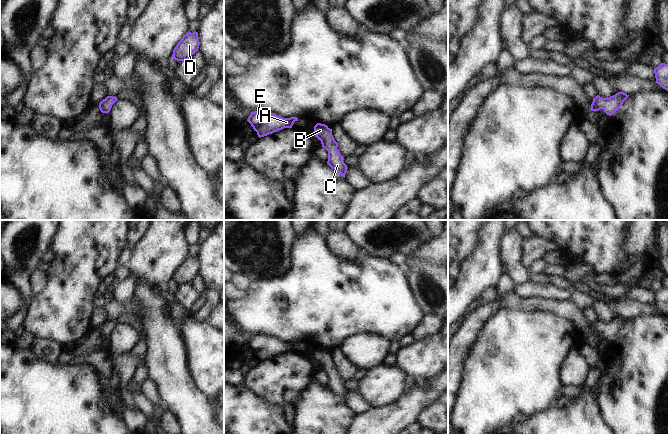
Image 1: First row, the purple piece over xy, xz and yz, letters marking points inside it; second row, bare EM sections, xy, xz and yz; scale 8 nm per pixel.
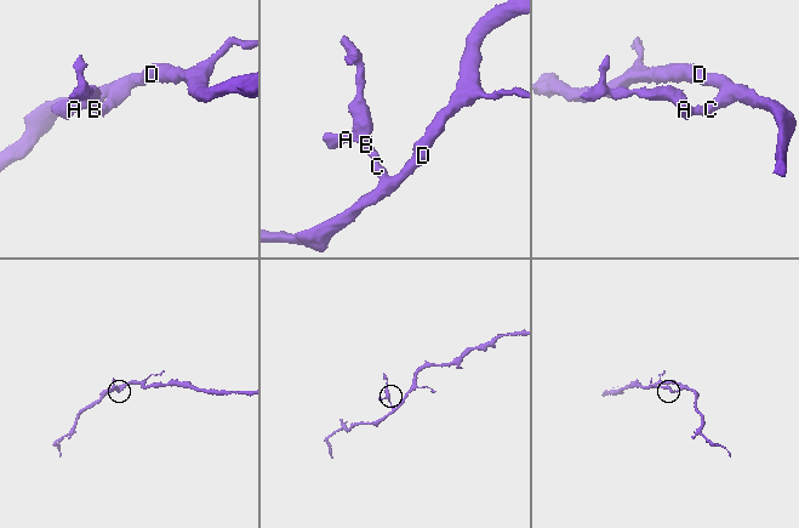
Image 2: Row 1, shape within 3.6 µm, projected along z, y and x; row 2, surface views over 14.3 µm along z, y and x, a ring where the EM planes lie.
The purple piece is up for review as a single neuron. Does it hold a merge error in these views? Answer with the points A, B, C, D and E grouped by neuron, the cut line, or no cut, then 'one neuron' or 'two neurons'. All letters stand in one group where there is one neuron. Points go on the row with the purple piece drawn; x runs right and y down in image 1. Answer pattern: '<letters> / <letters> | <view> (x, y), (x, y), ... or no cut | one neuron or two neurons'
A B C D E | no cut | one neuron

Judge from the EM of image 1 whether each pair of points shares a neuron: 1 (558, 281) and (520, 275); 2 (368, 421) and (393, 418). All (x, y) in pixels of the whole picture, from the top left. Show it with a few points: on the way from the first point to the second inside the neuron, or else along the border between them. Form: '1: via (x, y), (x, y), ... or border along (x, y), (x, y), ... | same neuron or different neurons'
1: border along (529, 273), (531, 280) | different neurons
2: via (374, 421), (387, 421) | same neuron

